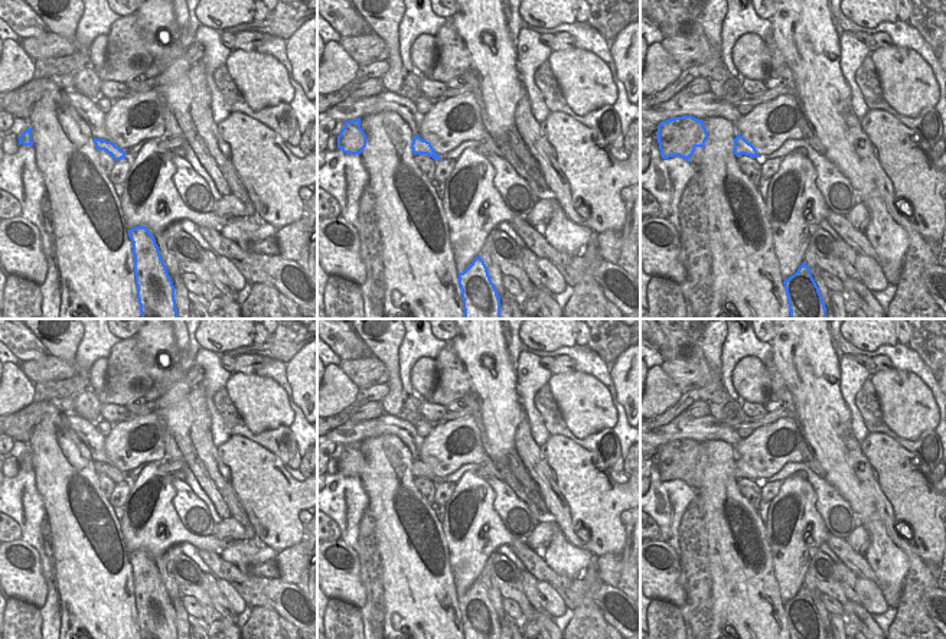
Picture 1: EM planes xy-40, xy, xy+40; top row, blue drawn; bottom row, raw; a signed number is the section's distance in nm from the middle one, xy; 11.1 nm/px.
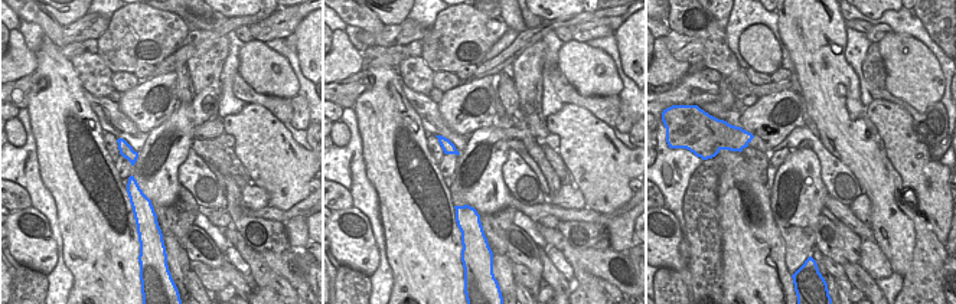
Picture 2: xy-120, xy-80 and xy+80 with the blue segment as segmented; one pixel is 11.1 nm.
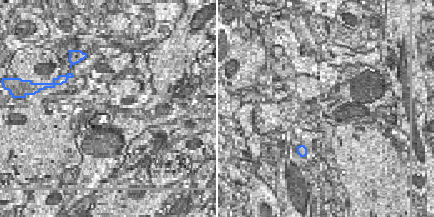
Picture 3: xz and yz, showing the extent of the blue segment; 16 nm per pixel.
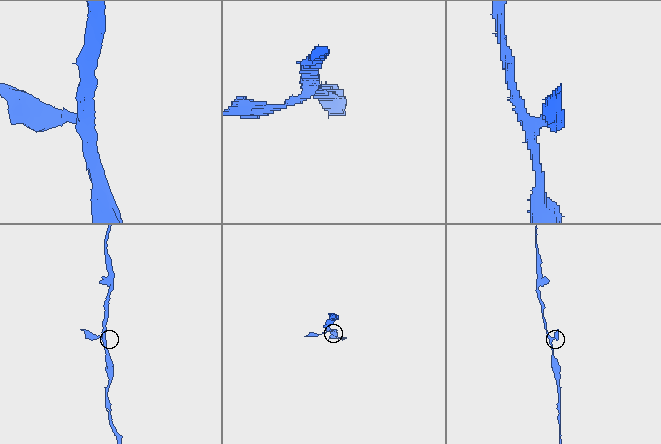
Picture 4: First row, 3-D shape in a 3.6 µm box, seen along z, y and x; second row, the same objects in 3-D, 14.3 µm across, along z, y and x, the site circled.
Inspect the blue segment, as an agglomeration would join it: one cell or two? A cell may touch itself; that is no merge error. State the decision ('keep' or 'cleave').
keep

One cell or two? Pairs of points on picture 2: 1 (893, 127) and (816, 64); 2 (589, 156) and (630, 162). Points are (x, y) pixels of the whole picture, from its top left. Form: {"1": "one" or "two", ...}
{"1": "two", "2": "one"}

